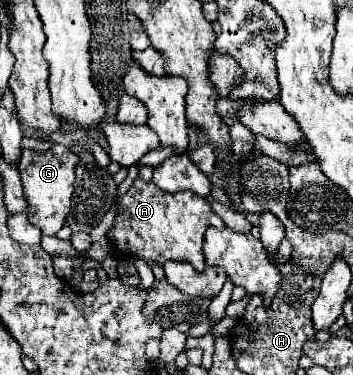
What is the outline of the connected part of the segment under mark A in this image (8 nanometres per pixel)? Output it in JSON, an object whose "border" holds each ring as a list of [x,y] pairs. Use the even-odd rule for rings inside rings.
{"border":[[[137,178],[133,182],[133,186],[121,194],[117,198],[117,216],[115,216],[115,224],[113,228],[107,232],[107,238],[115,244],[113,250],[115,254],[123,256],[123,258],[137,258],[143,260],[147,264],[155,262],[159,266],[163,266],[167,260],[175,260],[175,262],[189,262],[193,268],[197,268],[197,272],[205,270],[205,258],[203,258],[203,236],[205,230],[209,226],[215,228],[223,228],[223,220],[211,210],[209,200],[197,196],[195,192],[161,192],[153,182],[143,182],[141,178]]]}

